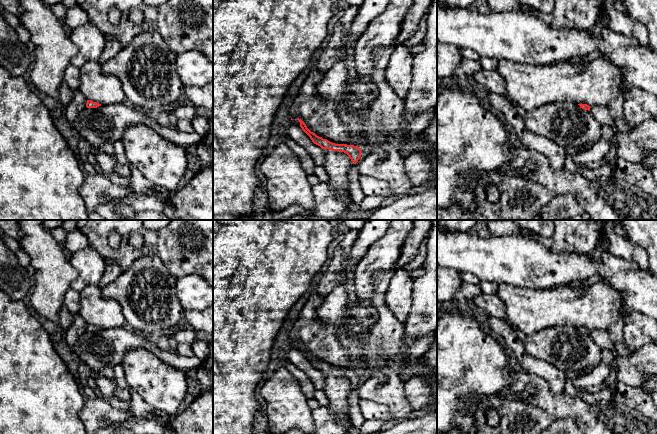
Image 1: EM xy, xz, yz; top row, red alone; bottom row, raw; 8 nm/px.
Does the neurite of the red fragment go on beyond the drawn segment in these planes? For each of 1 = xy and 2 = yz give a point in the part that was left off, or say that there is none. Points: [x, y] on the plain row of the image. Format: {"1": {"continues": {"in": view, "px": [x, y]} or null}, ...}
{"1": {"continues": null}, "2": {"continues": null}}

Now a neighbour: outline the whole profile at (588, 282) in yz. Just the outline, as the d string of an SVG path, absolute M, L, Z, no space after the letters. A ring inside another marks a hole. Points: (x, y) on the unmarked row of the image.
M594 275L590 278L585 279L582 283L581 283L581 287L586 289L588 287L590 287L592 284L601 281L601 278L599 275Z

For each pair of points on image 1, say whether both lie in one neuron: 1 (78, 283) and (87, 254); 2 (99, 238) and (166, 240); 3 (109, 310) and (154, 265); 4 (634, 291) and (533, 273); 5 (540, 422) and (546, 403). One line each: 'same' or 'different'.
1: same
2: same
3: different
4: same
5: different

